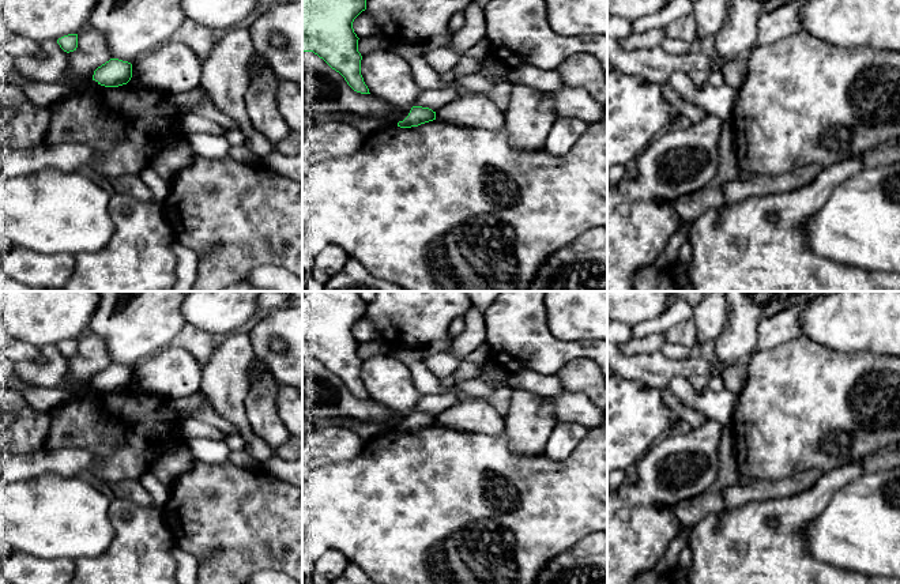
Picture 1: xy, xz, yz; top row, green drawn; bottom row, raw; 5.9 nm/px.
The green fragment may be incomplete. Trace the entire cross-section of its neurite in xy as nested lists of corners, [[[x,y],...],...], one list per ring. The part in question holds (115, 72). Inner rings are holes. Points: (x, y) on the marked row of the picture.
[[[110,59],[94,71],[93,80],[105,87],[127,84],[132,78],[132,64],[118,59]]]

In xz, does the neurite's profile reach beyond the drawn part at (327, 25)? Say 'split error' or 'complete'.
complete

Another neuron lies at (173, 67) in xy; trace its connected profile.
[[[167,41],[132,64],[132,79],[161,94],[181,94],[200,86],[202,63],[185,44]]]

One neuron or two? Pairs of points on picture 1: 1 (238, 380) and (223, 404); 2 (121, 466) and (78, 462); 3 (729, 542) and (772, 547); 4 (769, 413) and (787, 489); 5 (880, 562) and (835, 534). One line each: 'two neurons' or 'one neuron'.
1: one neuron
2: two neurons
3: one neuron
4: two neurons
5: one neuron

